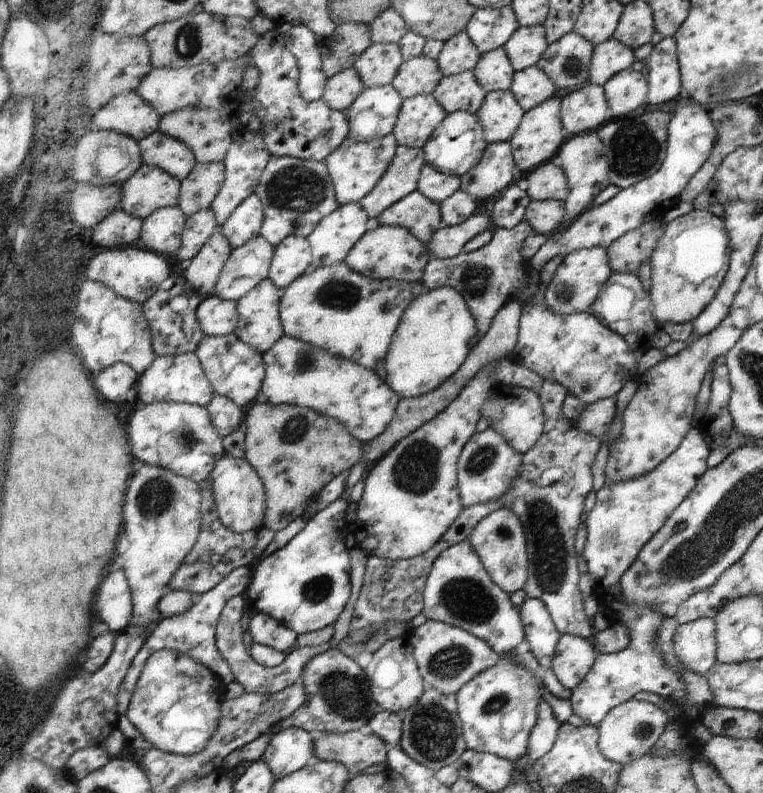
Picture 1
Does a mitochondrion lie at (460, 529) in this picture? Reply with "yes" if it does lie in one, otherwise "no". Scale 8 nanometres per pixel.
no

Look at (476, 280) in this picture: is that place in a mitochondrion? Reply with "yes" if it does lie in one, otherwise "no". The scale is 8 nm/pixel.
yes

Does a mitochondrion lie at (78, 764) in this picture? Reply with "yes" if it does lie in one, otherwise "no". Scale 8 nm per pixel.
no

